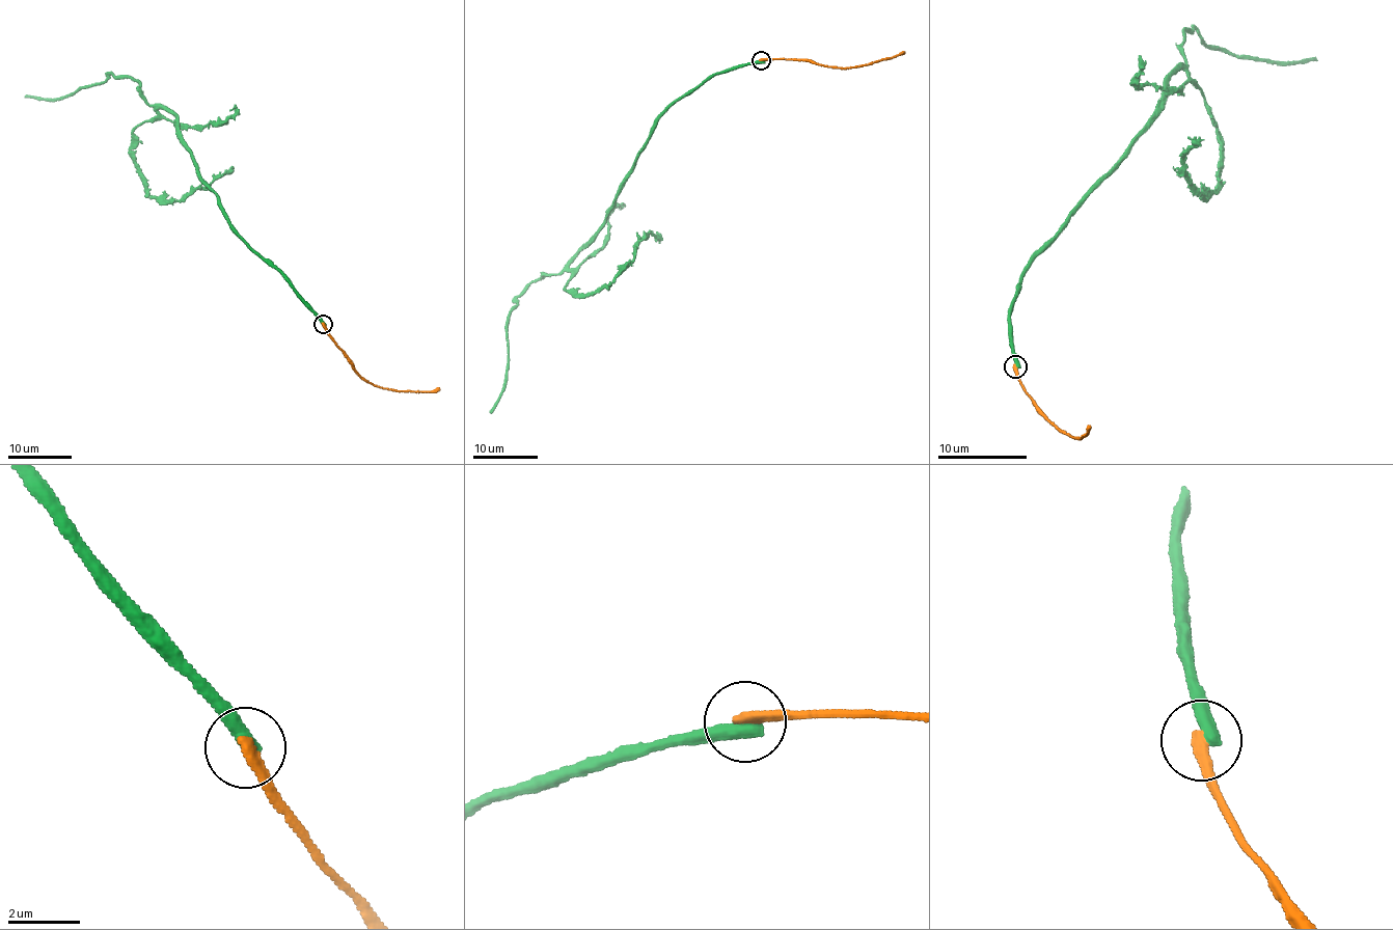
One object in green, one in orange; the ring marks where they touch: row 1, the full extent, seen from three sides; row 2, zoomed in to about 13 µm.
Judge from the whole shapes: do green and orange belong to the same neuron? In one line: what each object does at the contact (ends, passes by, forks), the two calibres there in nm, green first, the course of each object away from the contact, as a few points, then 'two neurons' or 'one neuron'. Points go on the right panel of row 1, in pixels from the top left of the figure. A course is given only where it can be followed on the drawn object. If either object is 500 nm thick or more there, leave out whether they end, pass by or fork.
green ends; orange ends; calibres 460 and 340 nm; course green (1016, 366), (1012, 304), (1027, 270), (1182, 69), (1217, 129), (1219, 182), (1206, 196), (1192, 193), (1187, 137); course orange (1016, 366), (1037, 408), (1057, 427), (1081, 438), (1090, 431), (1089, 426); two neurons

